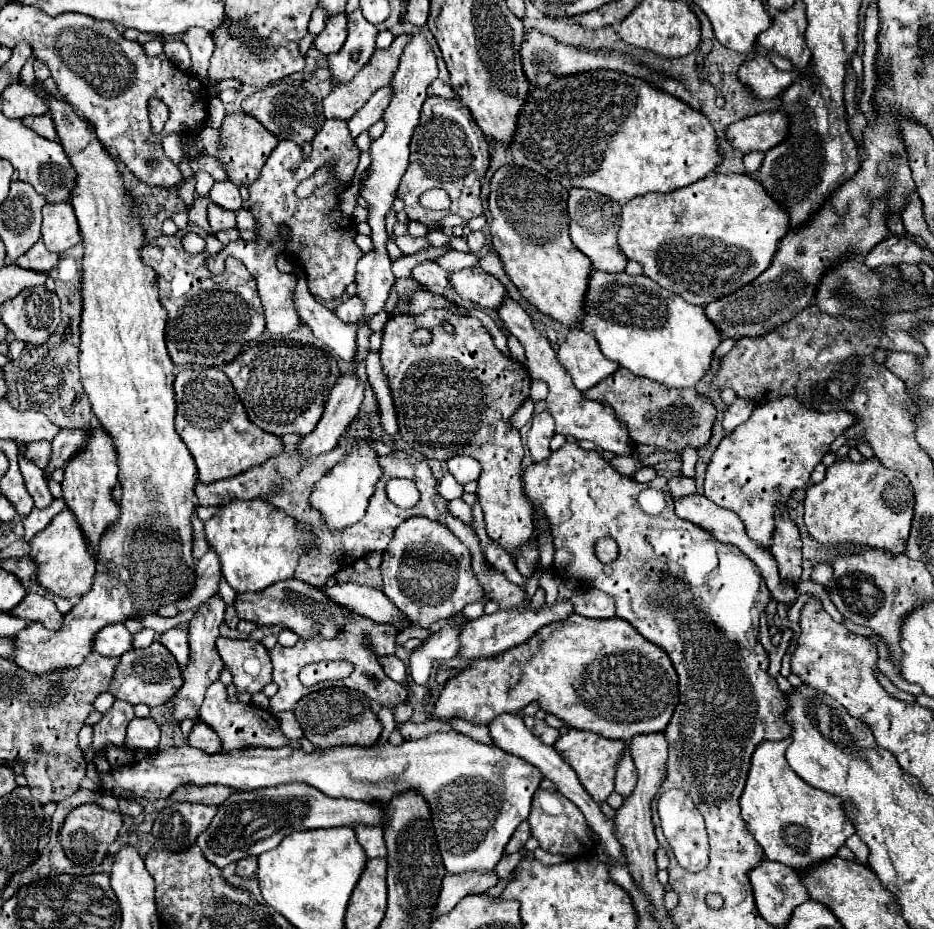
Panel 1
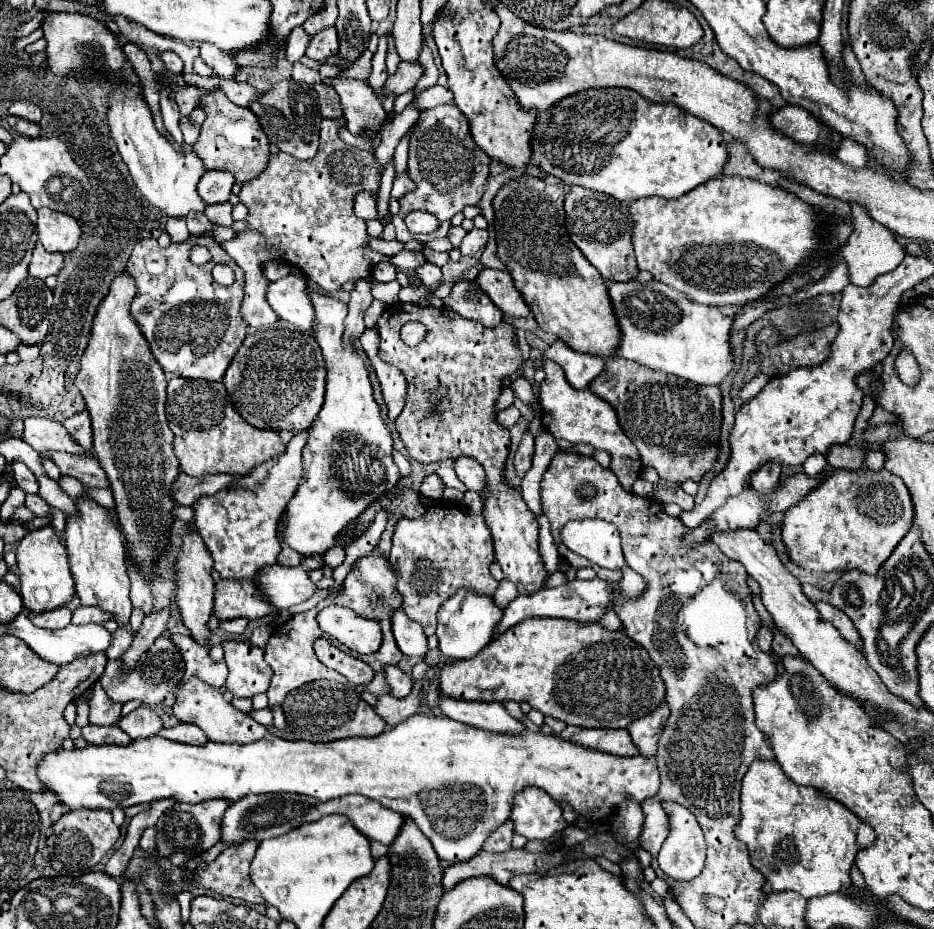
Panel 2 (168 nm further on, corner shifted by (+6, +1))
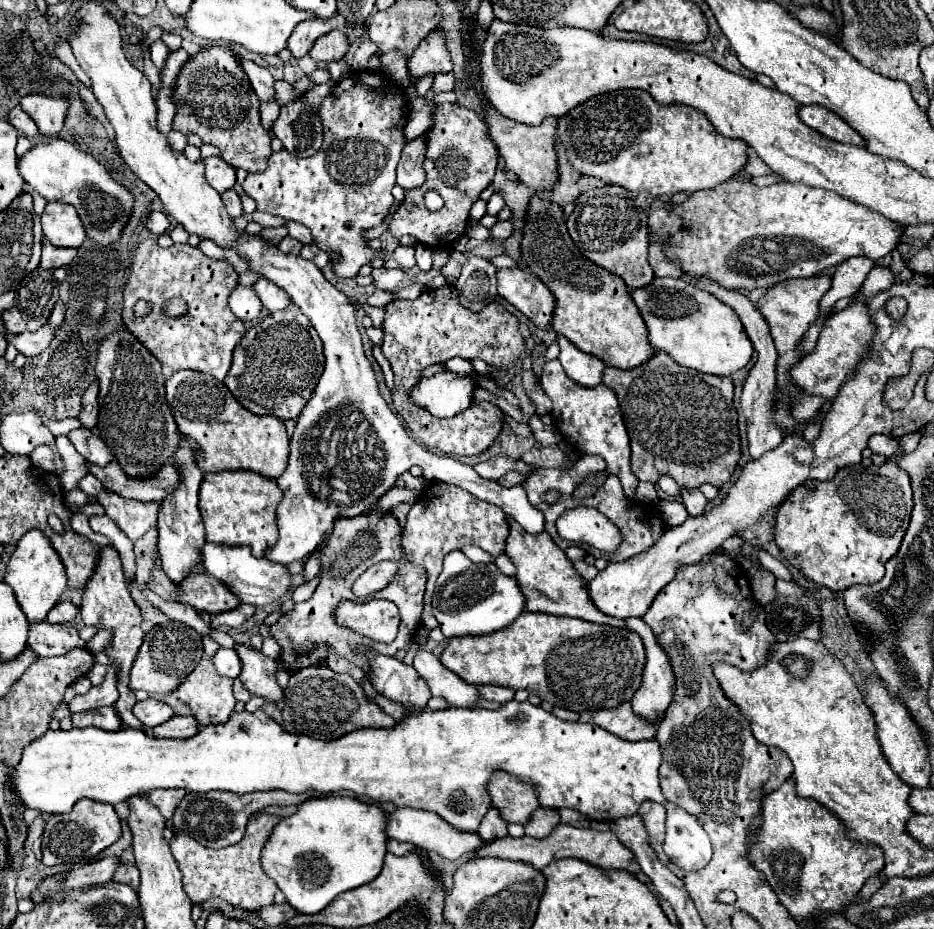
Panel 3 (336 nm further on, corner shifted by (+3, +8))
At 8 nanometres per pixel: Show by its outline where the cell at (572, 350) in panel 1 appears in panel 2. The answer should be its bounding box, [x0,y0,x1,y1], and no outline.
[545,340,605,388]

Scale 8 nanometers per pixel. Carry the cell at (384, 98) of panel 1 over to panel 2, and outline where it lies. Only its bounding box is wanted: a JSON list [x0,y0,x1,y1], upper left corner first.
[377,62,423,100]

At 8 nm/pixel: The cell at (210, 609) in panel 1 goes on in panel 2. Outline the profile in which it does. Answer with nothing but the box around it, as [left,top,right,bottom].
[175,530,215,650]

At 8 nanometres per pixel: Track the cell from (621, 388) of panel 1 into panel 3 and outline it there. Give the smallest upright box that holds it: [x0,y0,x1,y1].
[604,351,742,489]

